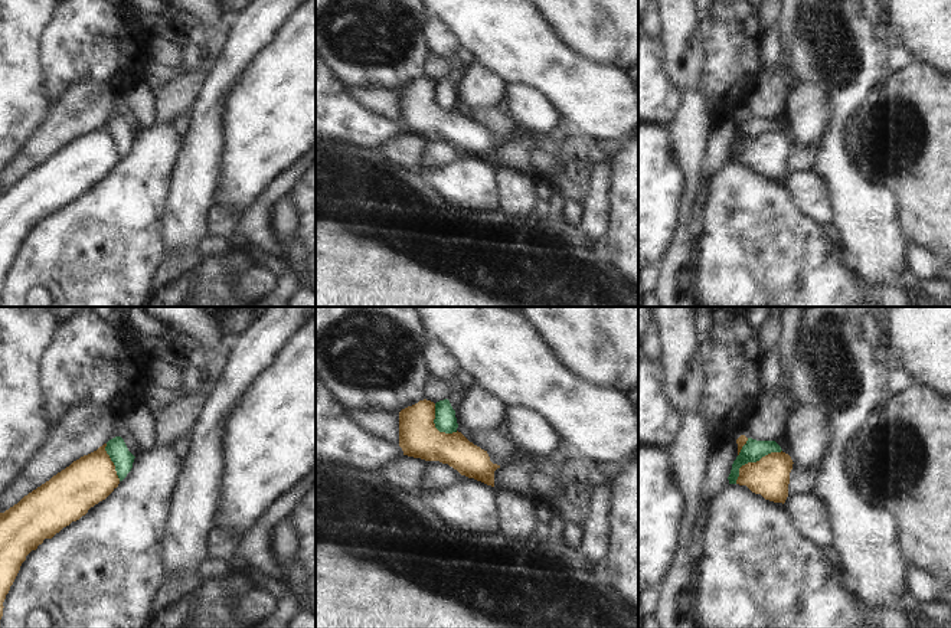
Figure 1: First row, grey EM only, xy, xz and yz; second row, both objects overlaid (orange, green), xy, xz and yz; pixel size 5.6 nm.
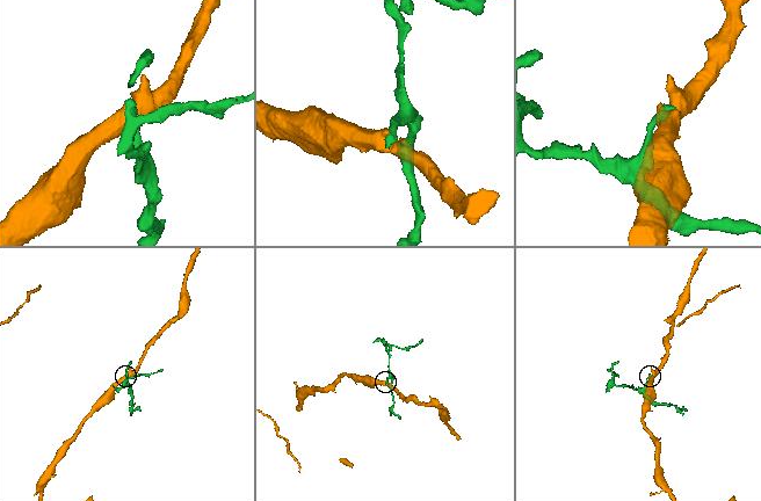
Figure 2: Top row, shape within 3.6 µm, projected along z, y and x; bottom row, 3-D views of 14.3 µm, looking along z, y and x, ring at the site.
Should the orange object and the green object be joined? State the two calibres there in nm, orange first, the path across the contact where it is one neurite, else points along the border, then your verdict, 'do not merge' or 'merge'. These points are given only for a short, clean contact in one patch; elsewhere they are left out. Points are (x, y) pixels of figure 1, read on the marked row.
calibres 220 and 120 nm; border yz (781, 450), (745, 463), (739, 468), (735, 483); do not merge

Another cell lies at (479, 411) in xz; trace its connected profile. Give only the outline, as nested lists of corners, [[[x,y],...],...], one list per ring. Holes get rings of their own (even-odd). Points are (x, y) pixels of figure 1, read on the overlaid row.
[[[471,386],[465,390],[455,411],[457,431],[493,431],[504,418],[506,412],[506,403],[480,387]]]

